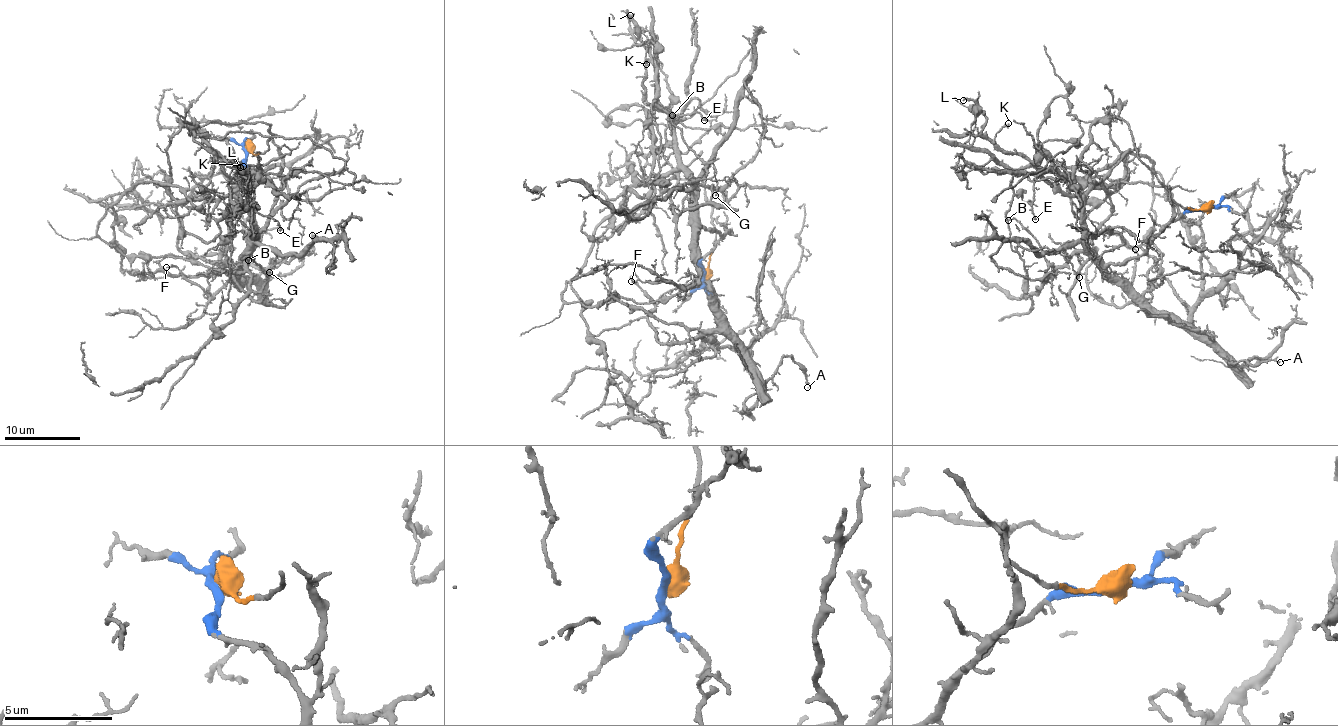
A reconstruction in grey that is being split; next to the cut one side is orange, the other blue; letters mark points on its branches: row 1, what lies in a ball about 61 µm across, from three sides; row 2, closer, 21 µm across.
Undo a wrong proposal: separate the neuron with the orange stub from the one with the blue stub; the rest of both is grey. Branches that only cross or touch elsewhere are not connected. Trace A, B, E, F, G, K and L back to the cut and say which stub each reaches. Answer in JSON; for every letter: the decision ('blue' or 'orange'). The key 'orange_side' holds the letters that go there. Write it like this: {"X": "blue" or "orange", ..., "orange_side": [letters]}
{"A": "blue", "B": "blue", "E": "blue", "F": "blue", "G": "blue", "K": "blue", "L": "blue", "orange_side": []}

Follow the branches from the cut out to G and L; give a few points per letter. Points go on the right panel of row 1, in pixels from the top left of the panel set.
G: (1207, 207), (1184, 211), (1153, 238), (1145, 253), (1107, 265), (1083, 244), (1073, 243), (1063, 251), (1079, 278)
L: (1207, 207), (1184, 211), (1145, 253), (1103, 265), (1079, 190), (1008, 154), (962, 100)

